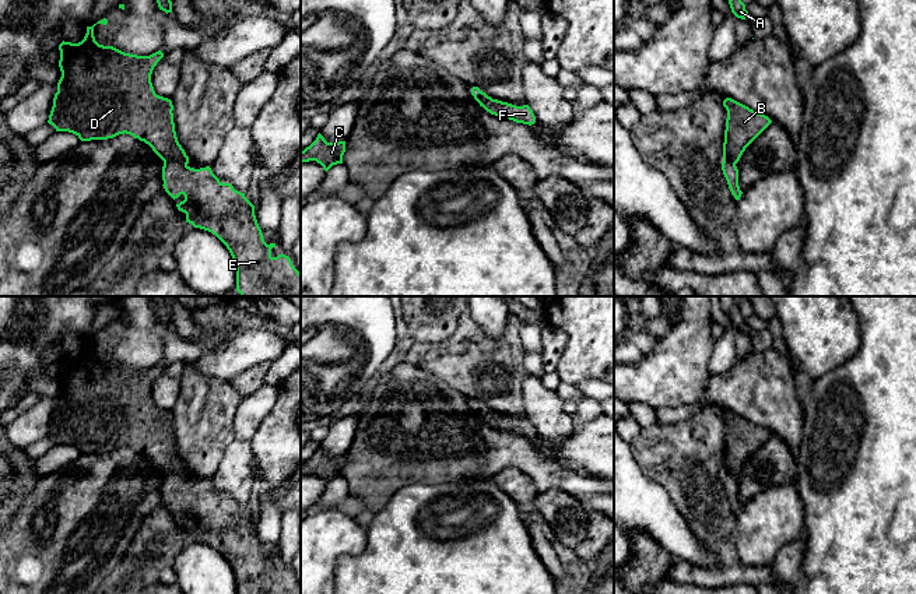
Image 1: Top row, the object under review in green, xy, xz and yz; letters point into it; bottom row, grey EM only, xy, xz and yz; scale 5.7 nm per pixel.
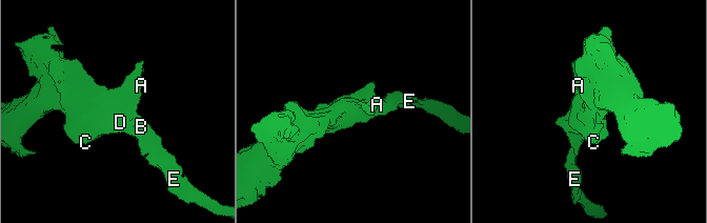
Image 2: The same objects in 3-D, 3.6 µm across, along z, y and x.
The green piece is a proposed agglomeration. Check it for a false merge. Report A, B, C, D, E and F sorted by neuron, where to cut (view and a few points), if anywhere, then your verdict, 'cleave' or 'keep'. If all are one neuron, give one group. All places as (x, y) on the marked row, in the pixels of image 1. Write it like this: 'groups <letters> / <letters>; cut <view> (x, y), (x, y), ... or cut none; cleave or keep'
groups A B C D E F; cut none; keep

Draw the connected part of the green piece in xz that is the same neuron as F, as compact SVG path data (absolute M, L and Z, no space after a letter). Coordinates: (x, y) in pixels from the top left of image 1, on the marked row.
M478 87L471 88L471 95L480 103L480 106L482 106L491 115L529 126L536 123L536 116L529 105L516 106L508 102L492 99Z

